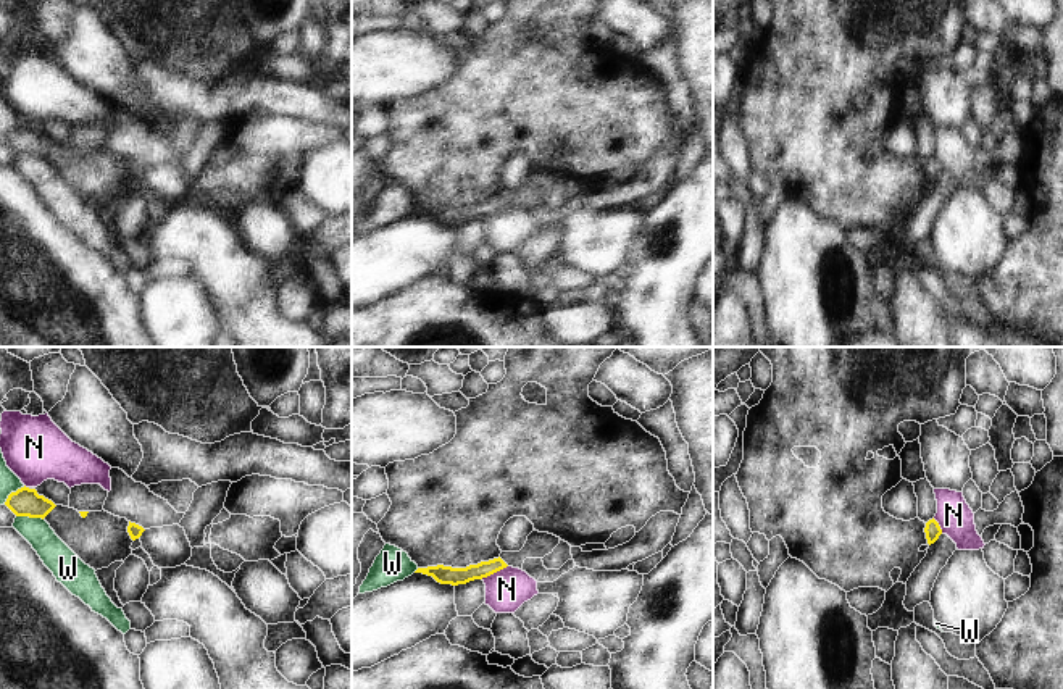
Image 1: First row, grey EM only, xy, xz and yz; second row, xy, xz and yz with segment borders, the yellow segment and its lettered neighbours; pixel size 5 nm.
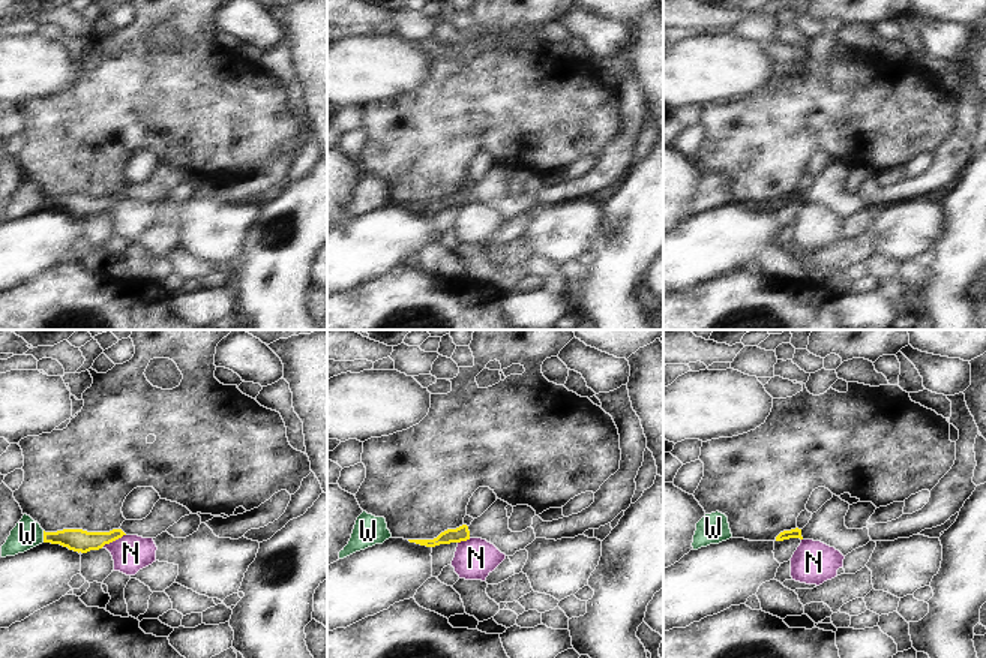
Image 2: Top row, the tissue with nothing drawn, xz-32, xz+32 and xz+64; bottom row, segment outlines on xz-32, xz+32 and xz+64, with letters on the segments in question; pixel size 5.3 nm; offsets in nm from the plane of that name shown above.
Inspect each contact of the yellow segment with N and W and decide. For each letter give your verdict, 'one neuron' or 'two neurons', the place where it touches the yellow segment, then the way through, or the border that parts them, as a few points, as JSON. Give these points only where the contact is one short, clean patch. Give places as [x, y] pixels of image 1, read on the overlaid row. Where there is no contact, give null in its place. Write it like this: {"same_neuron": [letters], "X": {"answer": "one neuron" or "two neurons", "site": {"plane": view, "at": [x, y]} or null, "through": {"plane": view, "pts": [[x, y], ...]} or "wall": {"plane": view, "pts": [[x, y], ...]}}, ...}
{"same_neuron": [], "N": {"answer": "two neurons", "site": {"plane": "xz", "at": [494, 572]}, "wall": {"plane": "xz", "pts": [[507, 565], [481, 578]]}}, "W": {"answer": "two neurons", "site": {"plane": "xy", "at": [29, 517]}, "wall": {"plane": "xy", "pts": [[16, 515], [42, 520]]}}}

